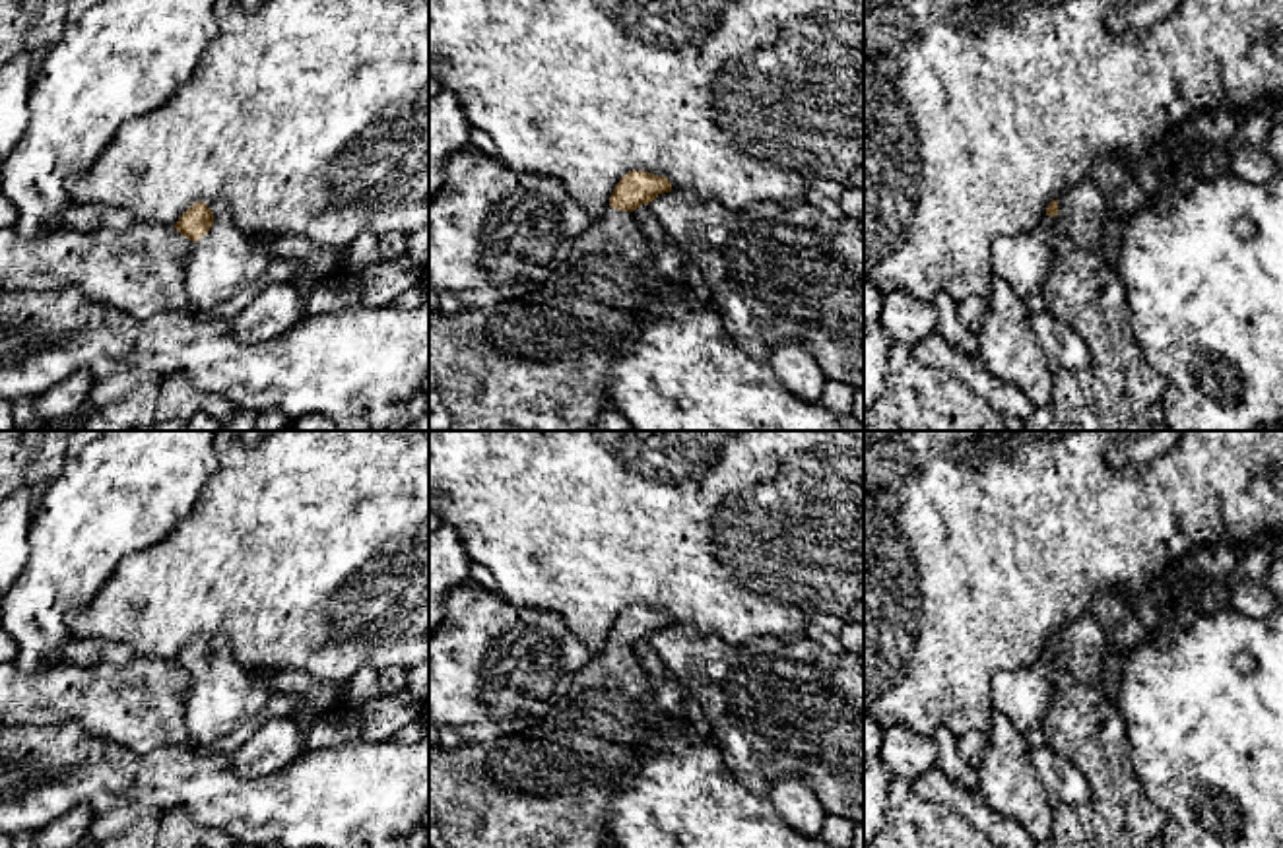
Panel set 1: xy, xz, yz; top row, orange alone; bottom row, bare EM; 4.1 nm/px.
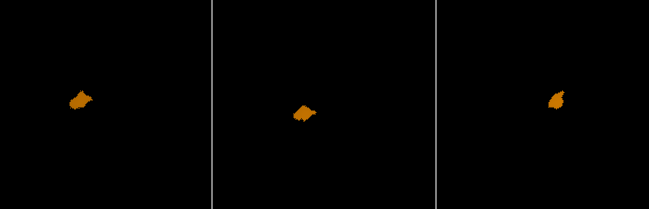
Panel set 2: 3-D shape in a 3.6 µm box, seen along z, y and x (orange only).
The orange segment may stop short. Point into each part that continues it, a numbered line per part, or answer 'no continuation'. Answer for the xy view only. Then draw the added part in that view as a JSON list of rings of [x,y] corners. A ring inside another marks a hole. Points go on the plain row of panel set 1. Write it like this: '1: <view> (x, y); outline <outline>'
1: xy (224, 695); outline [[[219,648],[194,677],[186,701],[188,732],[198,745],[208,747],[254,718],[272,697],[264,681],[241,666],[229,648]]]

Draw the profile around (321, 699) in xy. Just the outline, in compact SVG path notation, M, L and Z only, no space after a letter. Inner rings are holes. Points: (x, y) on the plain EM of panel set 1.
M254 668L250 671L274 695L293 695L305 702L303 710L291 718L299 726L305 743L301 755L309 751L307 734L313 722L324 716L340 716L345 706L349 683L322 683L295 669Z

